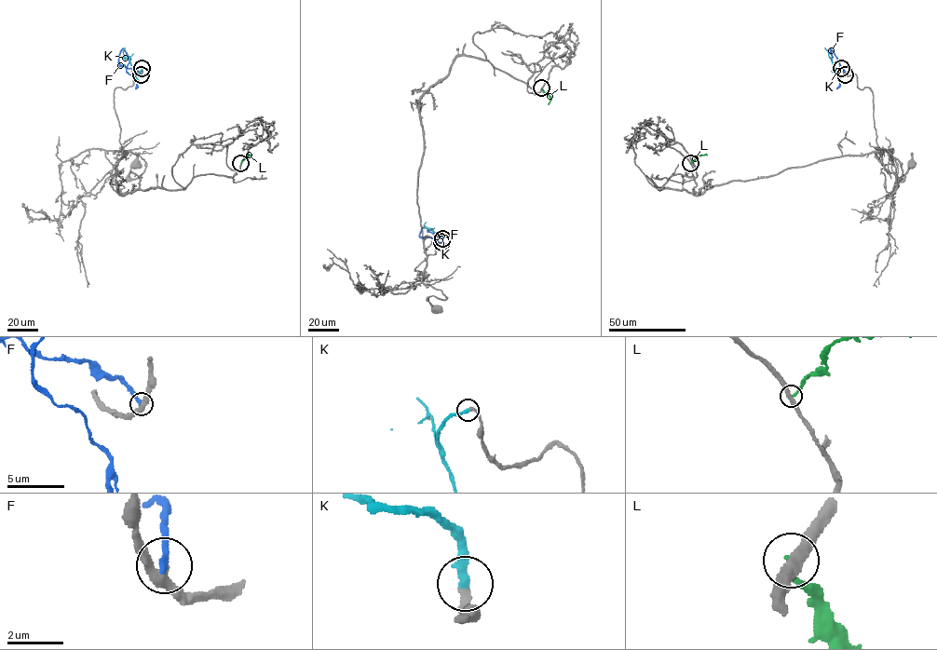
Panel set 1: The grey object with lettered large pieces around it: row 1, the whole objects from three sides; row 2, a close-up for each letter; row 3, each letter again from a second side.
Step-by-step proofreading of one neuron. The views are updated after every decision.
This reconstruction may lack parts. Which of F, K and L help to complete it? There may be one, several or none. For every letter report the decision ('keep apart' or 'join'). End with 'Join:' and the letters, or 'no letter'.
F: keep apart
K: join
L: keep apart
Join: K

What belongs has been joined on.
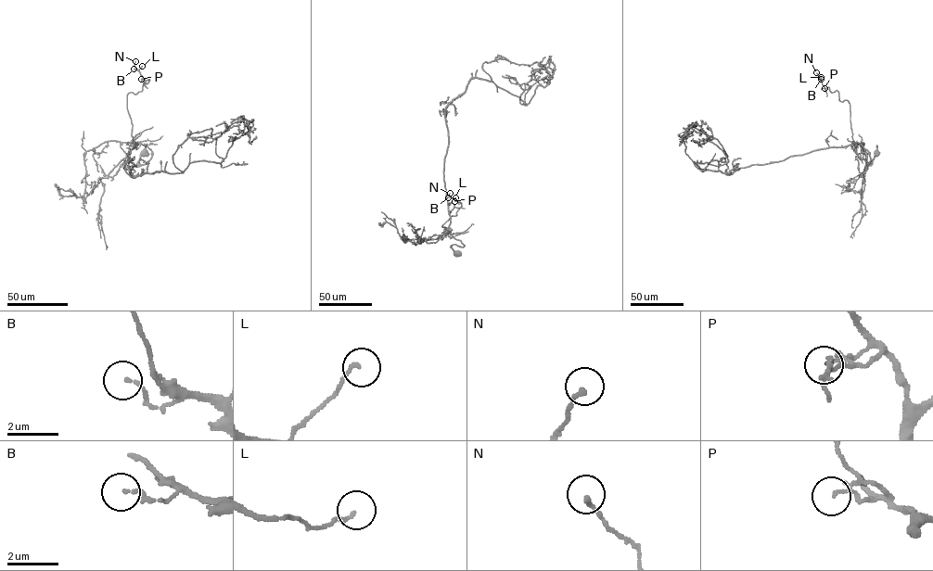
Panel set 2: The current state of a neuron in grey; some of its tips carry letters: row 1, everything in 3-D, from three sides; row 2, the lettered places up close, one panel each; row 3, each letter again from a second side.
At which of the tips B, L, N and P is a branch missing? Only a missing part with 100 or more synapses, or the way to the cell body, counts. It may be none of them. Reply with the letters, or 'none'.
none

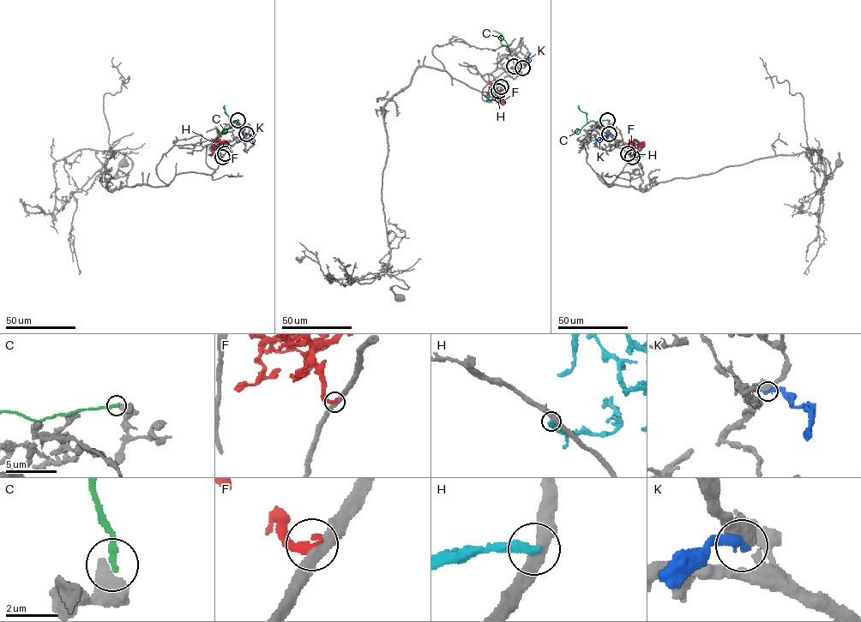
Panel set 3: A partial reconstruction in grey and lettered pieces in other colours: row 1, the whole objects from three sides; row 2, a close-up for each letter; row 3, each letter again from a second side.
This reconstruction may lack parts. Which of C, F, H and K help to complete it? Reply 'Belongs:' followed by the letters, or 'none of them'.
Belongs: none of them

